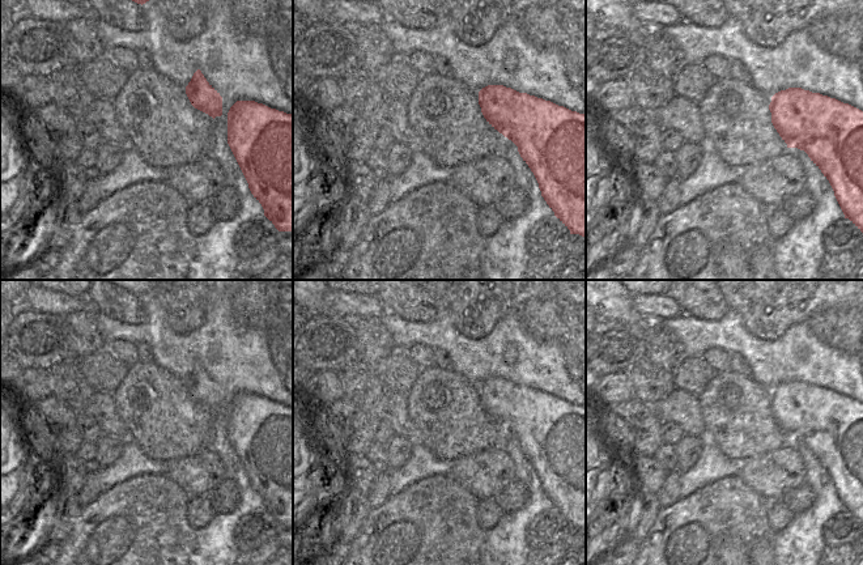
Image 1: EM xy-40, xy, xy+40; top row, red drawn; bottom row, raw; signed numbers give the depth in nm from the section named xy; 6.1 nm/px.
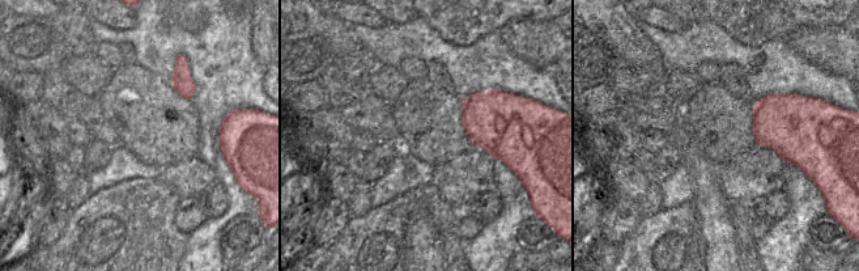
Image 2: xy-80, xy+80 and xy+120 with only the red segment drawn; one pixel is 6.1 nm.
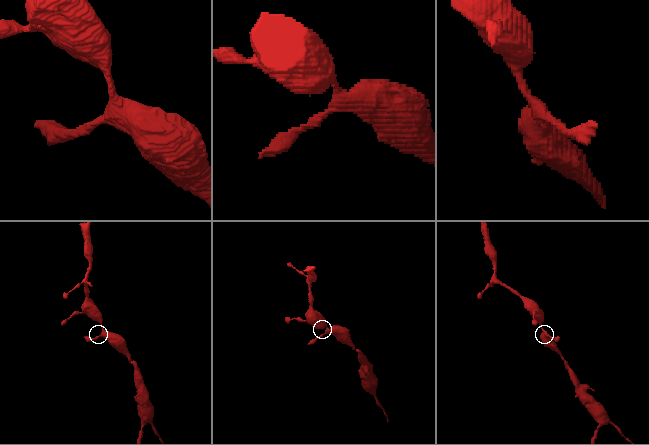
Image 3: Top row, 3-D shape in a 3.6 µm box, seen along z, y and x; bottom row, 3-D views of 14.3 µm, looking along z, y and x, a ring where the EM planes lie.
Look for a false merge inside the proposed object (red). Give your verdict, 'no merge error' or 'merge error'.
no merge error

